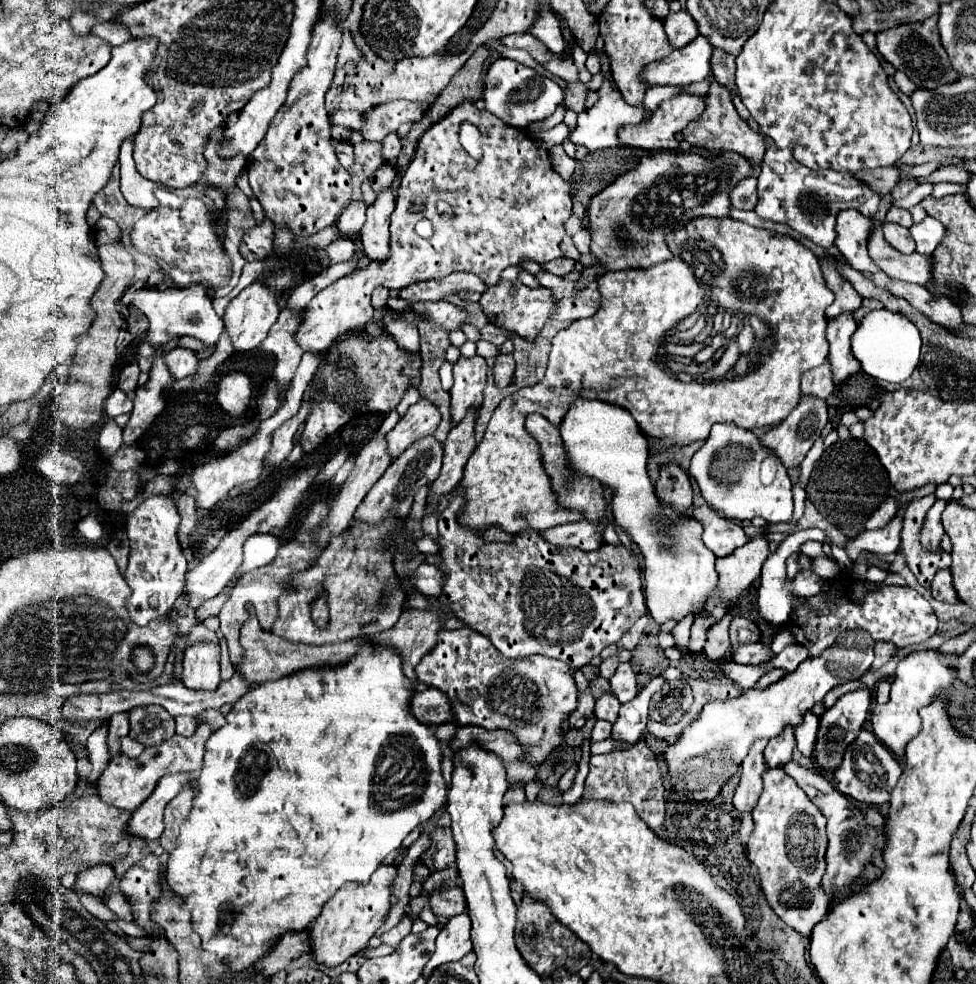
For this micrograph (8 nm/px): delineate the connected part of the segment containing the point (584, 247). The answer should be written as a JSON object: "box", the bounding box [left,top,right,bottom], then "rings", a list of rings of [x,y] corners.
{"box":[573,227,589,255],"rings":[[[585,227],[579,231],[579,233],[575,233],[573,235],[573,243],[577,245],[577,249],[585,255],[585,253],[589,253],[589,231],[585,231]]]}

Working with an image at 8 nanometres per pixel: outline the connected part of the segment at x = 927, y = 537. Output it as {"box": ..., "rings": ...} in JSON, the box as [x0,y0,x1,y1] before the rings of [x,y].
{"box":[919,501,947,551],"rings":[[[935,501],[935,505],[925,515],[919,539],[927,551],[937,551],[941,545],[941,539],[945,537],[945,529],[941,525],[941,513],[945,511],[945,507],[947,507],[945,501]]]}

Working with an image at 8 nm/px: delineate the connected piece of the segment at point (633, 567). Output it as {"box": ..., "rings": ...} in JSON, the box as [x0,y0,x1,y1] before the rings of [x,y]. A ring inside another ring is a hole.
{"box":[439,495,647,669],"rings":[[[463,495],[441,513],[439,543],[443,561],[439,567],[447,573],[441,601],[451,603],[455,615],[471,629],[487,635],[491,643],[509,659],[545,655],[567,663],[571,669],[581,669],[605,647],[617,643],[633,623],[647,613],[641,569],[633,553],[623,545],[613,547],[603,543],[597,551],[585,553],[577,549],[559,549],[545,543],[535,529],[523,529],[513,543],[487,545],[479,533],[459,527],[457,513],[463,507]]]}

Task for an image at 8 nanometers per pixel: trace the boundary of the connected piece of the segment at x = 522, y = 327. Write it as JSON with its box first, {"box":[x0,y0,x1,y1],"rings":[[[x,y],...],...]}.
{"box":[481,281,557,341],"rings":[[[503,281],[495,285],[493,289],[487,289],[481,295],[481,309],[485,311],[487,319],[497,325],[507,329],[509,333],[517,333],[529,341],[537,337],[541,327],[545,325],[547,319],[551,319],[553,311],[557,311],[557,301],[553,299],[553,293],[547,291],[545,287],[539,289],[529,289],[521,281]]]}

